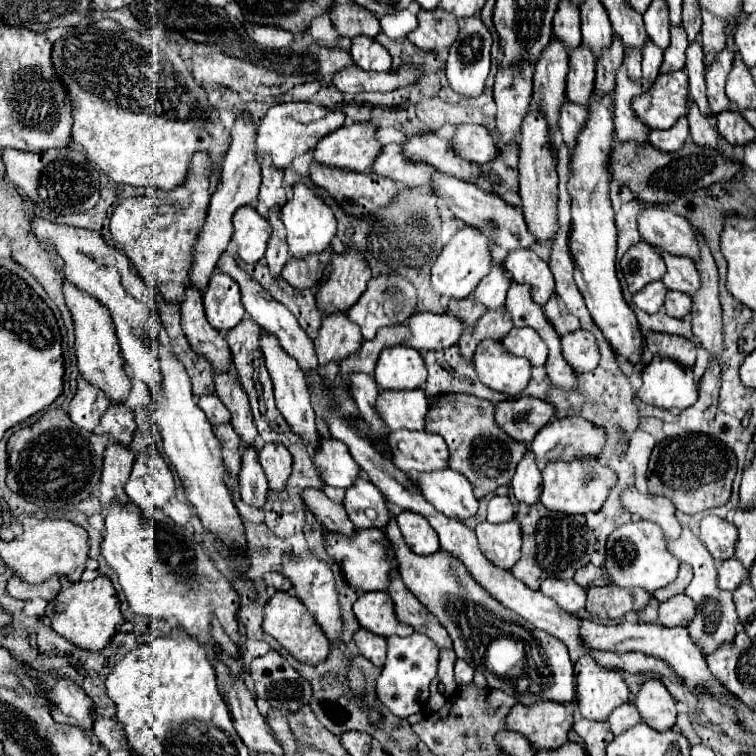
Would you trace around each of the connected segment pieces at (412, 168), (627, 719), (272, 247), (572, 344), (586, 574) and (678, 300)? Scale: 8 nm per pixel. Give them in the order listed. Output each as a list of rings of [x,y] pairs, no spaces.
[[[401,144],[383,146],[381,154],[375,158],[371,166],[371,174],[391,178],[403,188],[415,188],[427,184],[431,172],[435,172],[427,164],[411,164],[411,160],[403,160]]]
[[[625,702],[625,704],[621,704],[619,708],[615,708],[615,710],[611,712],[611,716],[609,716],[607,722],[609,722],[611,732],[617,736],[617,734],[625,732],[627,728],[639,724],[639,720],[641,720],[641,716],[639,716],[637,708],[635,708],[631,702]]]
[[[275,212],[275,216],[271,216],[269,224],[271,224],[273,232],[271,232],[271,238],[269,238],[269,244],[267,244],[265,260],[267,260],[267,266],[269,266],[269,272],[271,272],[273,280],[277,280],[291,256],[287,256],[285,228],[283,228],[283,222],[279,218],[279,212]]]
[[[577,330],[561,336],[563,356],[577,374],[589,372],[599,364],[599,348],[595,336],[587,330]]]
[[[587,564],[583,568],[579,568],[575,572],[575,578],[573,578],[581,588],[593,588],[593,586],[605,586],[609,584],[607,580],[607,574],[603,572],[603,568],[597,568],[593,564]]]
[[[669,292],[665,300],[665,312],[673,318],[685,318],[691,312],[691,298],[683,296],[681,292]]]

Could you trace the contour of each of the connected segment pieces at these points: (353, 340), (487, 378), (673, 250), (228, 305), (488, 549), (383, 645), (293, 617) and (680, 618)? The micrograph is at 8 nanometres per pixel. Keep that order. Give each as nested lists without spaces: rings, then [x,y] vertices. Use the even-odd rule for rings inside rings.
[[[339,312],[339,316],[323,316],[319,334],[315,338],[315,352],[317,352],[319,366],[327,366],[331,362],[341,364],[345,358],[359,352],[361,342],[363,342],[363,336],[361,336],[359,328],[355,328],[355,324],[351,324],[351,320],[347,320],[347,314]]]
[[[483,340],[483,344],[479,344],[473,366],[485,386],[509,394],[511,398],[519,396],[531,380],[531,362],[507,354],[503,344],[495,340]]]
[[[645,208],[639,214],[637,224],[643,240],[653,244],[657,250],[673,256],[685,256],[693,262],[701,258],[695,230],[683,216],[663,208]]]
[[[213,274],[209,288],[203,294],[207,320],[219,330],[227,332],[243,320],[243,304],[237,282],[227,274]]]
[[[517,520],[503,524],[481,522],[475,528],[479,550],[503,570],[511,570],[521,556],[521,528]]]
[[[359,630],[355,632],[355,644],[357,648],[361,650],[361,654],[371,660],[375,666],[383,666],[385,664],[385,656],[387,656],[387,642],[385,638],[377,636],[377,634],[371,634],[367,630]]]
[[[275,592],[269,602],[265,604],[263,610],[263,630],[273,636],[295,660],[303,662],[303,664],[319,664],[327,658],[329,654],[329,640],[323,636],[321,628],[315,624],[315,620],[311,620],[311,614],[307,612],[307,608],[301,604],[301,600],[289,592]]]
[[[677,594],[667,602],[659,604],[659,622],[661,626],[687,626],[695,616],[695,604],[689,596]]]

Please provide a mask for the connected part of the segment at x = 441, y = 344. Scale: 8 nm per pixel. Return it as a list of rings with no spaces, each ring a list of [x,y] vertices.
[[[415,312],[405,322],[405,326],[411,332],[411,336],[407,338],[405,344],[419,352],[449,348],[461,336],[459,324],[455,324],[455,320],[451,320],[451,316],[447,316],[447,314]]]

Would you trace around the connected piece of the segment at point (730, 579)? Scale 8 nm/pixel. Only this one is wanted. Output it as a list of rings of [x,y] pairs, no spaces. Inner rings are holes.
[[[729,558],[729,560],[723,560],[719,564],[719,570],[717,570],[717,586],[723,588],[723,590],[733,592],[747,576],[749,574],[743,572],[743,568],[739,568],[739,560]]]

